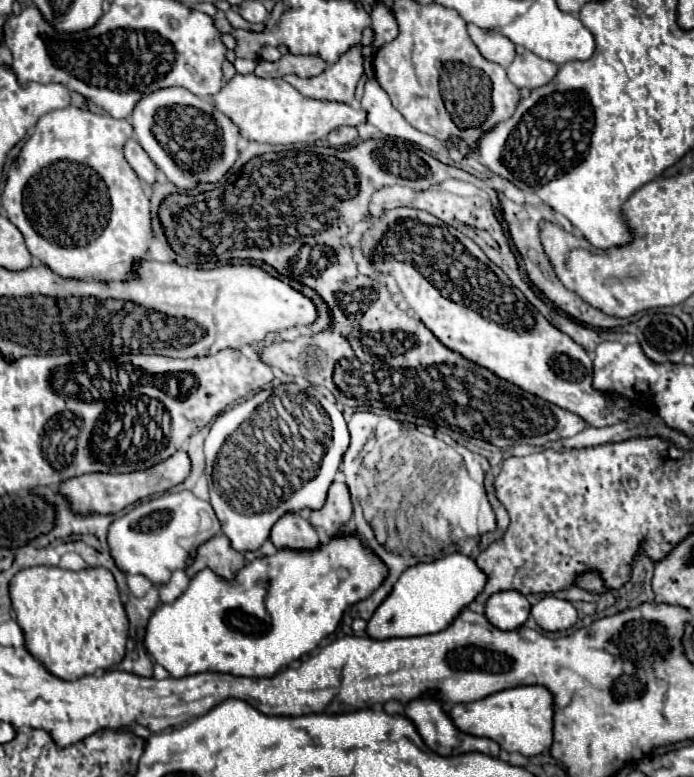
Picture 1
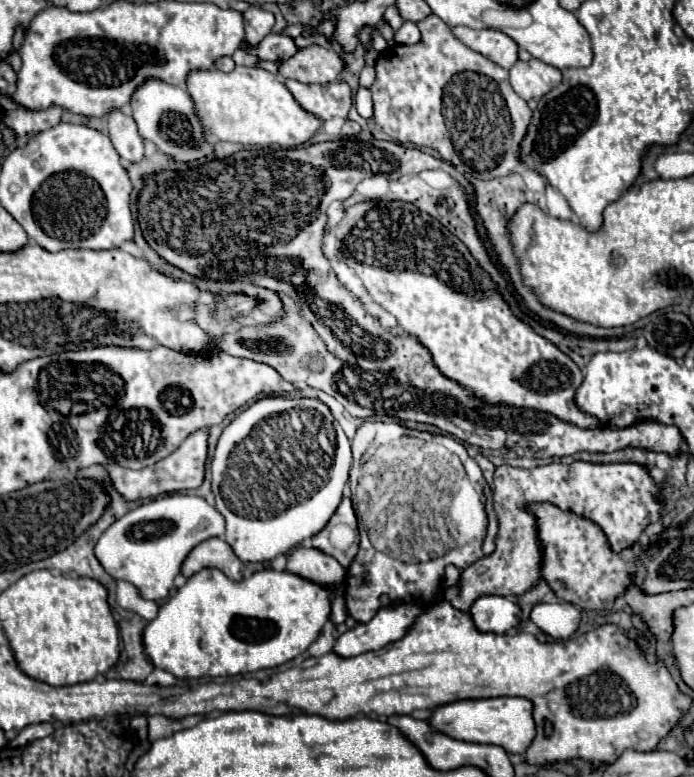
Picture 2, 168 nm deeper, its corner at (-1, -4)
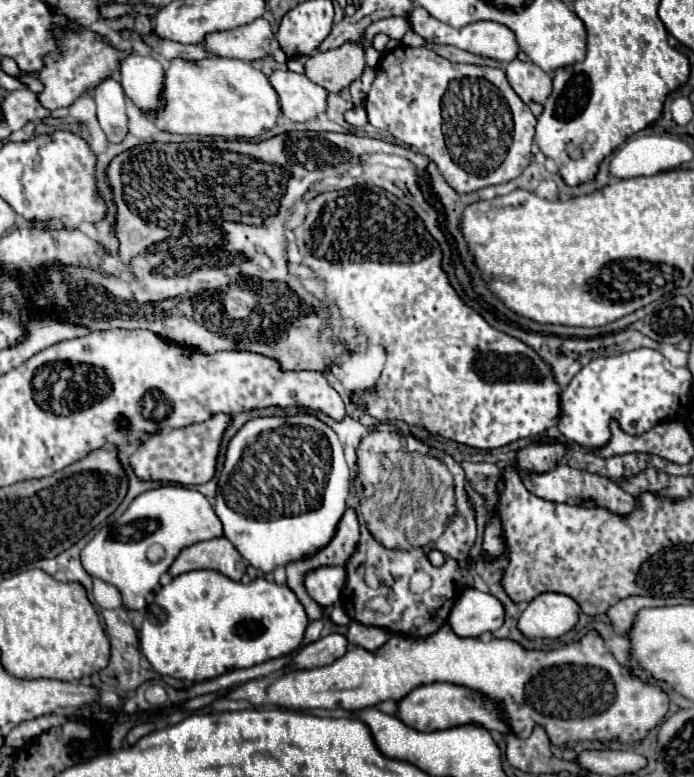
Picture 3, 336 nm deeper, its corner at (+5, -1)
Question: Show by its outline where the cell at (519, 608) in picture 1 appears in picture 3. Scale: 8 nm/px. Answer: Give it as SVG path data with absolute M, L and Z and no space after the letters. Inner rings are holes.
M467 588L455 600L449 614L449 624L457 636L475 638L483 632L499 630L503 618L505 608L493 594L479 592L477 588Z

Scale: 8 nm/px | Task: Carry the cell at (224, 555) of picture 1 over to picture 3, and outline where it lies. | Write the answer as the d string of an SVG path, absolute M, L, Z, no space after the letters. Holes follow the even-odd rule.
M221 536L183 548L175 562L171 564L169 574L179 576L183 572L211 568L225 574L231 580L241 580L241 576L245 574L245 566L247 564L241 558L241 554L225 536Z

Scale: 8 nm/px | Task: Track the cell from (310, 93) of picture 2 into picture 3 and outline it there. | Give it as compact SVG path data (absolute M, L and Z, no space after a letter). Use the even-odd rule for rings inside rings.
M275 70L269 76L269 82L279 94L283 118L293 122L309 122L327 110L327 90L313 84L305 74Z

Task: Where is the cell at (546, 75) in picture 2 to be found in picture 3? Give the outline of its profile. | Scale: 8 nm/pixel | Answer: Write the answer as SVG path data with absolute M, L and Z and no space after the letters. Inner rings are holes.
M515 58L505 66L505 74L511 88L525 104L529 102L543 104L553 88L551 76L533 62L521 62Z

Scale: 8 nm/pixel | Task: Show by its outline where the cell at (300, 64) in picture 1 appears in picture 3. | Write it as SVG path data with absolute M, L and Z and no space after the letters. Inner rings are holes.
M363 40L357 44L343 44L335 50L315 52L305 60L305 76L327 92L339 92L361 76L365 68L363 54Z

